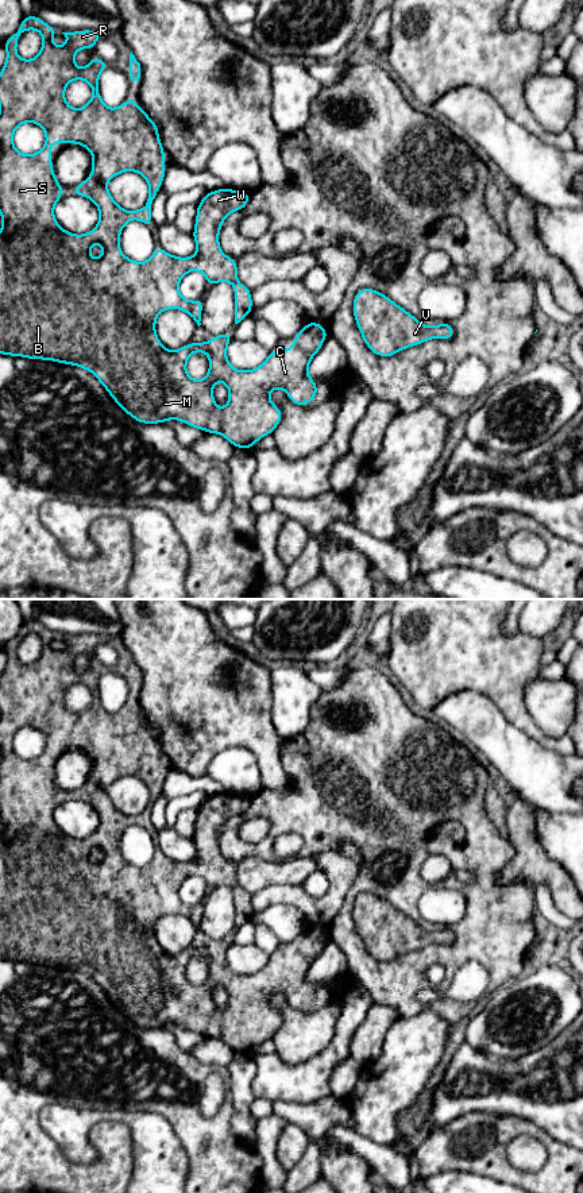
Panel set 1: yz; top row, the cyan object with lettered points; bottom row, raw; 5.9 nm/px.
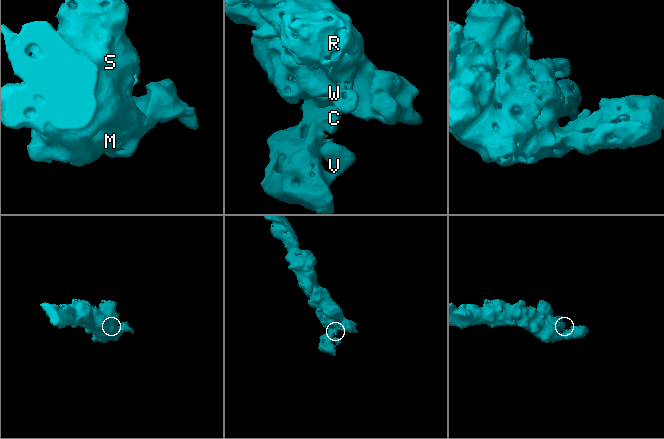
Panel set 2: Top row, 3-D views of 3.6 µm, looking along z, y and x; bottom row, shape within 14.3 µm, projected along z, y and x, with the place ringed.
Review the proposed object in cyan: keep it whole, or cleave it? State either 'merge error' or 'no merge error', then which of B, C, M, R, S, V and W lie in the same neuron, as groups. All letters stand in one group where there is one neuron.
no merge error; B C M R S V W

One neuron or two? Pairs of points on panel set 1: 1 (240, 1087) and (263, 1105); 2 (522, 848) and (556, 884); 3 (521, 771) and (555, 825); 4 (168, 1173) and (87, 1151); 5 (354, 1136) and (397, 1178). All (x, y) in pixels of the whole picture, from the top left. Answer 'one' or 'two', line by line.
1: two
2: one
3: two
4: one
5: one

